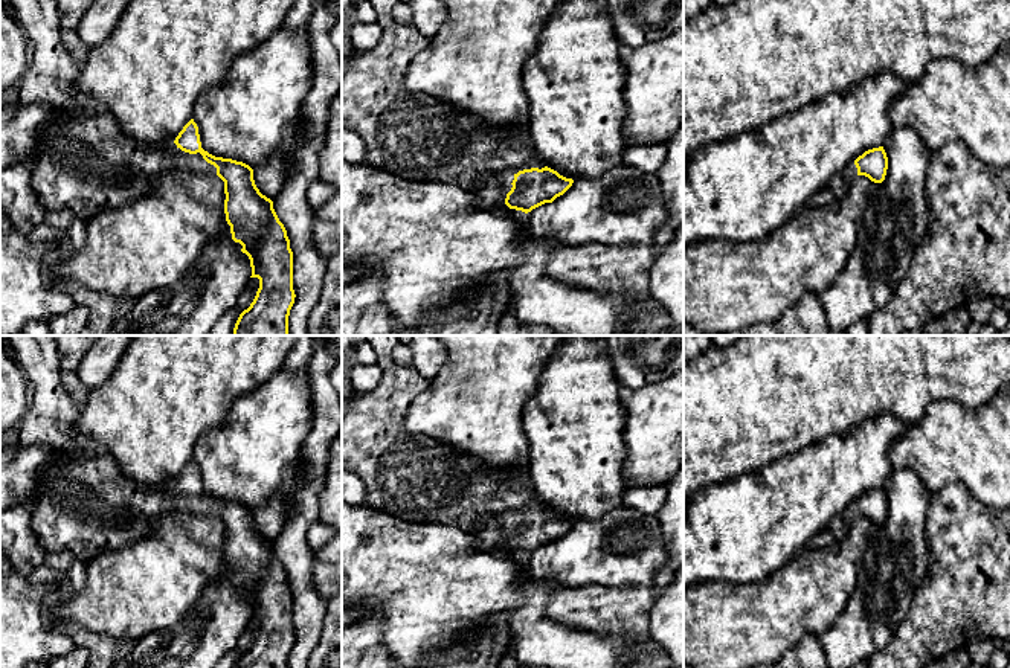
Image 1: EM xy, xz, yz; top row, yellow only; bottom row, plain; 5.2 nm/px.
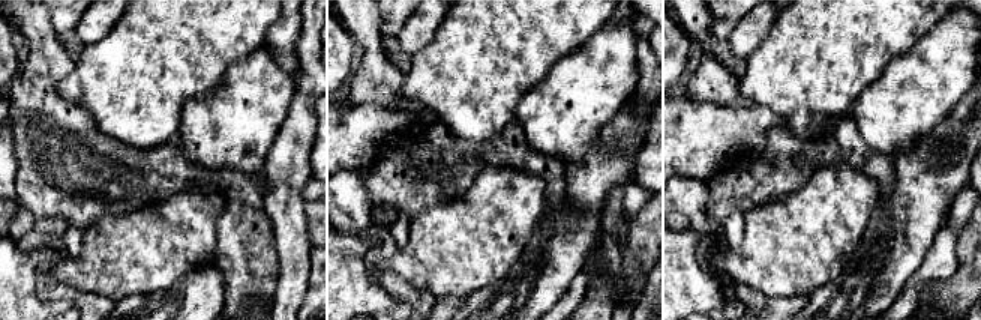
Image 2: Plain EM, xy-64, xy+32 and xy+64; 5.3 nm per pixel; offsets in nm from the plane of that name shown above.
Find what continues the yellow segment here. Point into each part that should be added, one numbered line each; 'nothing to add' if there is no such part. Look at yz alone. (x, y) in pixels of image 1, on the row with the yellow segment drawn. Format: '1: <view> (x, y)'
1: yz (839, 185)

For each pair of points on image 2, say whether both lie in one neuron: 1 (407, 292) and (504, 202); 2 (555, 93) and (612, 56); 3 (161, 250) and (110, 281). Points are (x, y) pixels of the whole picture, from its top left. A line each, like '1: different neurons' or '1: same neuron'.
1: different neurons
2: same neuron
3: same neuron

